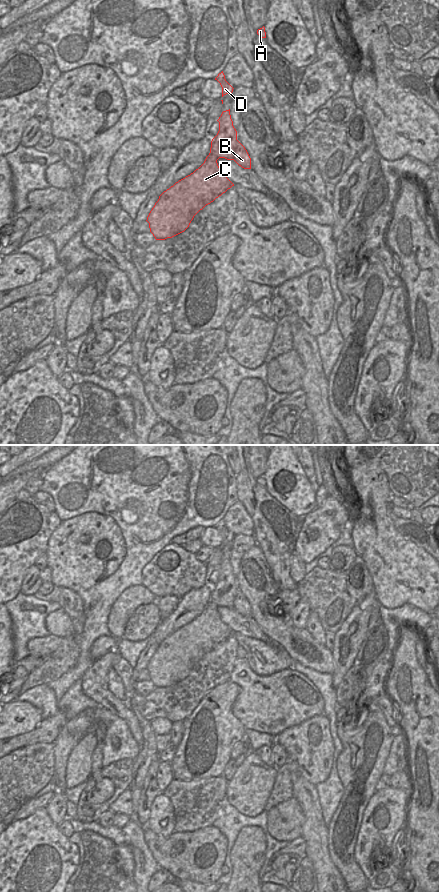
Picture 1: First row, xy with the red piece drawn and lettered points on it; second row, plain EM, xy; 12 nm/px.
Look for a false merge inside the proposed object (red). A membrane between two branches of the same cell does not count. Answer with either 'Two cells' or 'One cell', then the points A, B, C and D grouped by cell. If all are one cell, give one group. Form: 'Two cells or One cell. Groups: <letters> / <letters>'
Two cells. Groups: A C D / B.

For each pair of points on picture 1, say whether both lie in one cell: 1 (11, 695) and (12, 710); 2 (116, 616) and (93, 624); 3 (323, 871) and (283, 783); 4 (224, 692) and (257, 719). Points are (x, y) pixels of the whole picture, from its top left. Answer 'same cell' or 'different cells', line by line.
1: different cells
2: different cells
3: different cells
4: different cells

